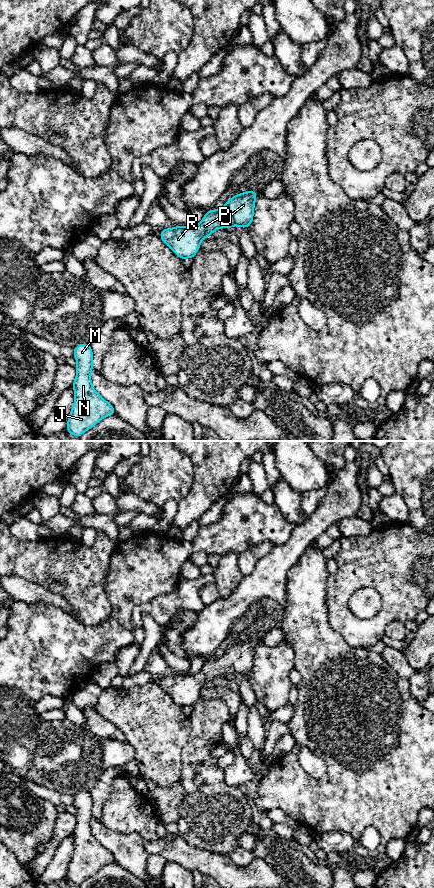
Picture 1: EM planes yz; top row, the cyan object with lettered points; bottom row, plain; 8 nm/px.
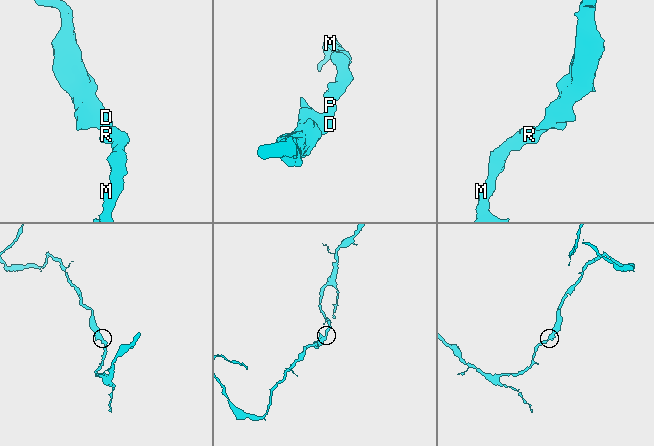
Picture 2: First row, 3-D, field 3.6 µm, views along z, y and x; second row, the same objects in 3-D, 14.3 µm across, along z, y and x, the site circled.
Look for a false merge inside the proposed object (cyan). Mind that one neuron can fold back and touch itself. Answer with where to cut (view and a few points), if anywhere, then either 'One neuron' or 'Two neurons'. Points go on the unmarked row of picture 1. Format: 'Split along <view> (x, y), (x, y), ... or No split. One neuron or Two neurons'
No split. One neuron

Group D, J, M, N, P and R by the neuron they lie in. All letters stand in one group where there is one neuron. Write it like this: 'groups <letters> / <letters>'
groups D J M N P R

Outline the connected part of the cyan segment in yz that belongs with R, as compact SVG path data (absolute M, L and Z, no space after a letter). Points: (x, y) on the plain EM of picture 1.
M247 639L228 648L219 658L206 660L201 670L195 675L176 674L162 678L162 689L182 707L193 706L200 696L200 691L219 676L231 674L249 675L253 669L257 641Z

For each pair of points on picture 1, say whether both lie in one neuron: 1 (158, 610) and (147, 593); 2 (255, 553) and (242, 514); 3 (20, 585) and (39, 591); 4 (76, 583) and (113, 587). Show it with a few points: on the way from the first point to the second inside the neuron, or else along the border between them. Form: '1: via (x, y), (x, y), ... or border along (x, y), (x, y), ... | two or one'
1: border along (173, 588), (169, 592), (158, 595), (147, 602) | two
2: border along (274, 545), (269, 542), (261, 542), (239, 554) | two
3: via (25, 590), (34, 591) | one
4: border along (108, 563), (106, 595), (109, 601) | two

